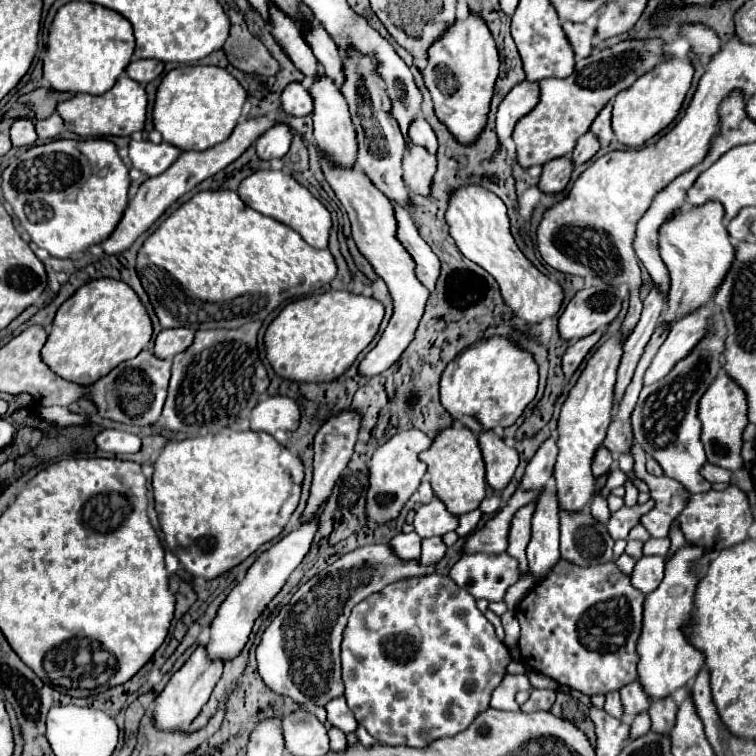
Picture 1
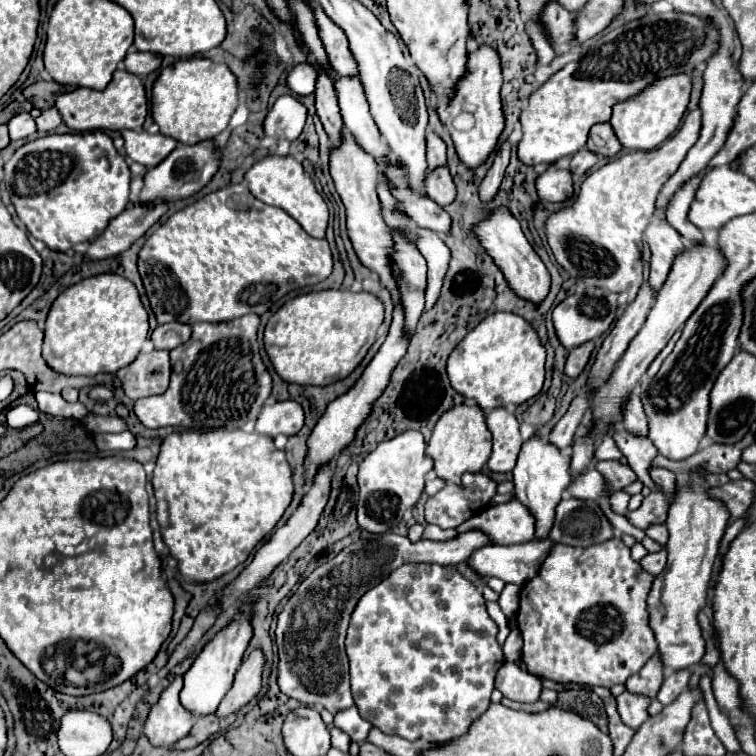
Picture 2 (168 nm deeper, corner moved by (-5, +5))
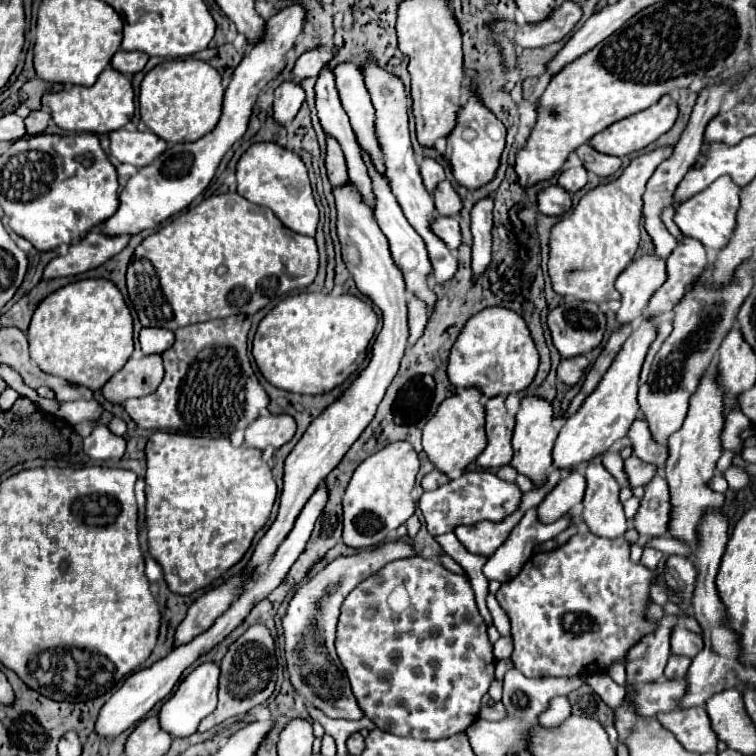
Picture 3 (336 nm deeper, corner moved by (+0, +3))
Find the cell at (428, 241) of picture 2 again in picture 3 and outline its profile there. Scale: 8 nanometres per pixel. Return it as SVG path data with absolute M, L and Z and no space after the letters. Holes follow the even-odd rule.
M409 302L409 346L413 346L427 324L427 314L425 314L425 306L421 306L421 302Z

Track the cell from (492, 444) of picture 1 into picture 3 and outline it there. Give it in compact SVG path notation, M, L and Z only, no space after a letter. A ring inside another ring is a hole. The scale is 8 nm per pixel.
M493 396L485 404L487 410L487 446L477 456L477 464L481 468L499 468L511 462L513 448L511 436L515 428L515 416L511 416L505 408L505 396Z

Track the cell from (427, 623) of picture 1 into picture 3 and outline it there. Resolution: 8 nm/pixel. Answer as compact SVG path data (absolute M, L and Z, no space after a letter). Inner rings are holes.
M423 556L391 562L377 570L377 574L371 574L371 578L361 582L349 598L345 598L335 648L365 716L371 718L379 730L413 738L441 740L465 732L471 722L477 720L481 698L487 694L495 672L487 624L479 616L469 582L461 574L453 574L439 562Z

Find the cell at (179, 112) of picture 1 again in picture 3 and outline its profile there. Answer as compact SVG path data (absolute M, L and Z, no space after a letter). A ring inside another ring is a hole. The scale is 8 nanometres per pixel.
M165 60L149 70L139 90L139 114L147 128L165 142L195 142L217 124L221 116L223 84L219 72L201 60Z

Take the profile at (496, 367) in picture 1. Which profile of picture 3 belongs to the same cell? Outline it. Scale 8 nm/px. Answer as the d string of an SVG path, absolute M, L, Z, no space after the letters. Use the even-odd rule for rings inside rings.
M483 308L471 316L451 348L449 356L449 380L455 388L481 388L487 398L497 394L509 394L513 390L525 390L539 366L539 354L529 334L525 320L509 308Z

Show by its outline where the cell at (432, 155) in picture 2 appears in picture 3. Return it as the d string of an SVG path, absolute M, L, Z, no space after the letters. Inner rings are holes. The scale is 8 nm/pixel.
M421 158L419 160L419 172L421 172L423 186L427 192L433 192L437 188L437 184L445 180L445 172L443 172L441 164L433 158Z

